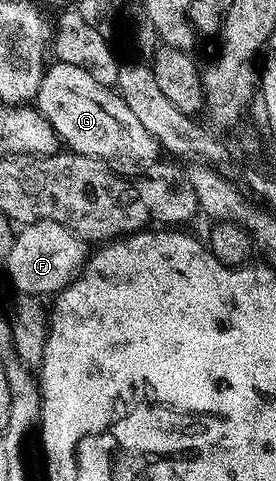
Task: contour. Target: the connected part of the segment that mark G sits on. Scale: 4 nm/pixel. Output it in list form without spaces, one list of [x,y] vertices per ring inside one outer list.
[[[58,62],[52,65],[43,73],[37,107],[70,151],[108,162],[115,162],[115,159],[151,162],[160,155],[161,149],[153,134],[141,126],[137,114],[129,110],[114,87],[99,84],[97,78],[81,70],[81,66]]]

